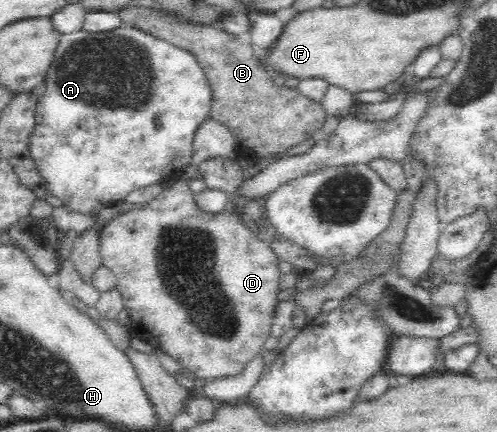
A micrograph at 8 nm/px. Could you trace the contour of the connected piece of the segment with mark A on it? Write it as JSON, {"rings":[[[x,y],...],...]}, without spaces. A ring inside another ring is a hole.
{"rings":[[[123,22],[118,28],[106,32],[89,32],[79,30],[64,34],[56,49],[56,56],[49,66],[46,77],[45,91],[36,105],[37,121],[30,137],[30,152],[35,163],[46,179],[46,188],[50,193],[61,199],[64,207],[81,212],[91,212],[98,206],[111,206],[122,200],[134,189],[148,189],[153,184],[162,183],[176,177],[177,173],[184,171],[192,164],[194,137],[200,132],[203,124],[212,119],[214,100],[213,82],[206,73],[205,67],[200,64],[200,58],[195,53],[180,46],[173,45],[165,38],[157,37],[152,33],[136,26],[136,23]]]}

